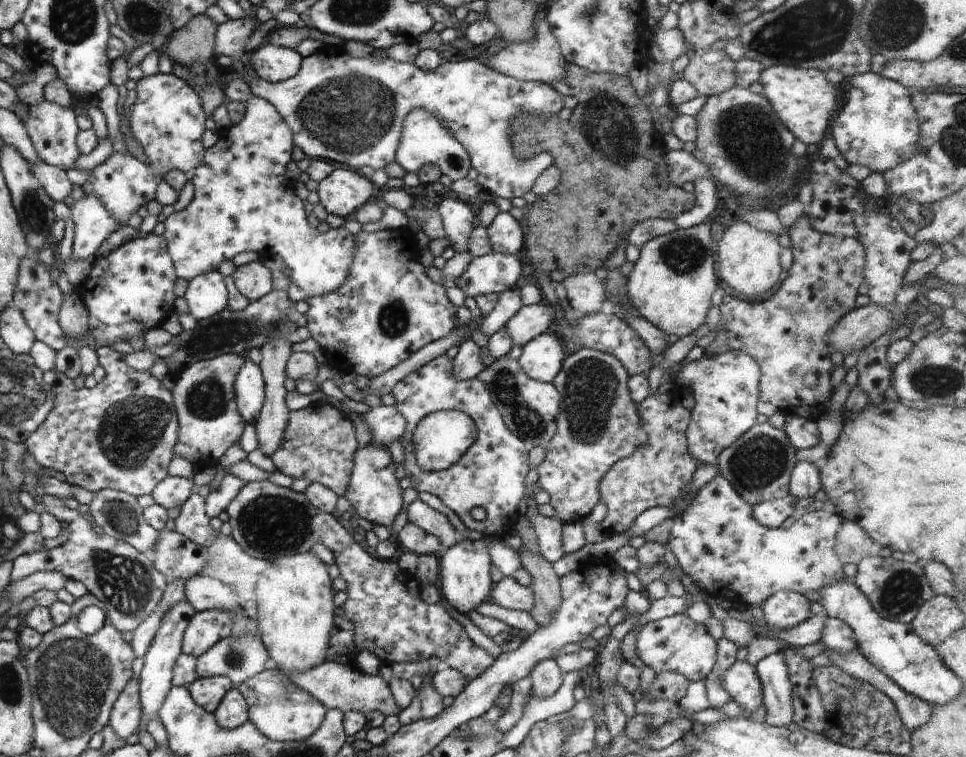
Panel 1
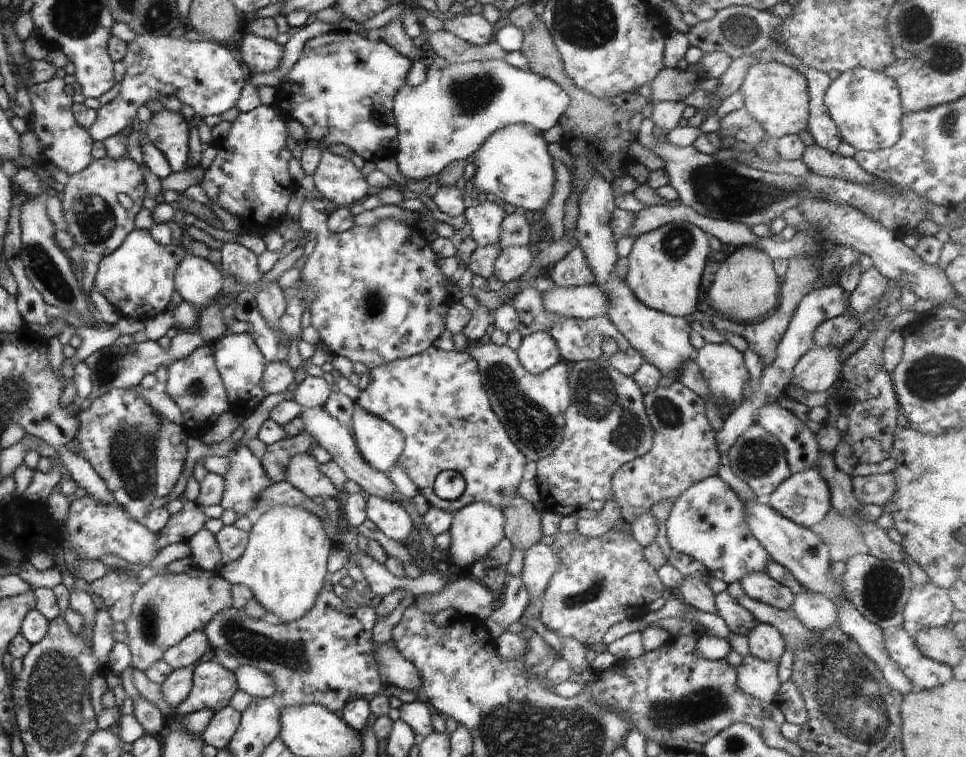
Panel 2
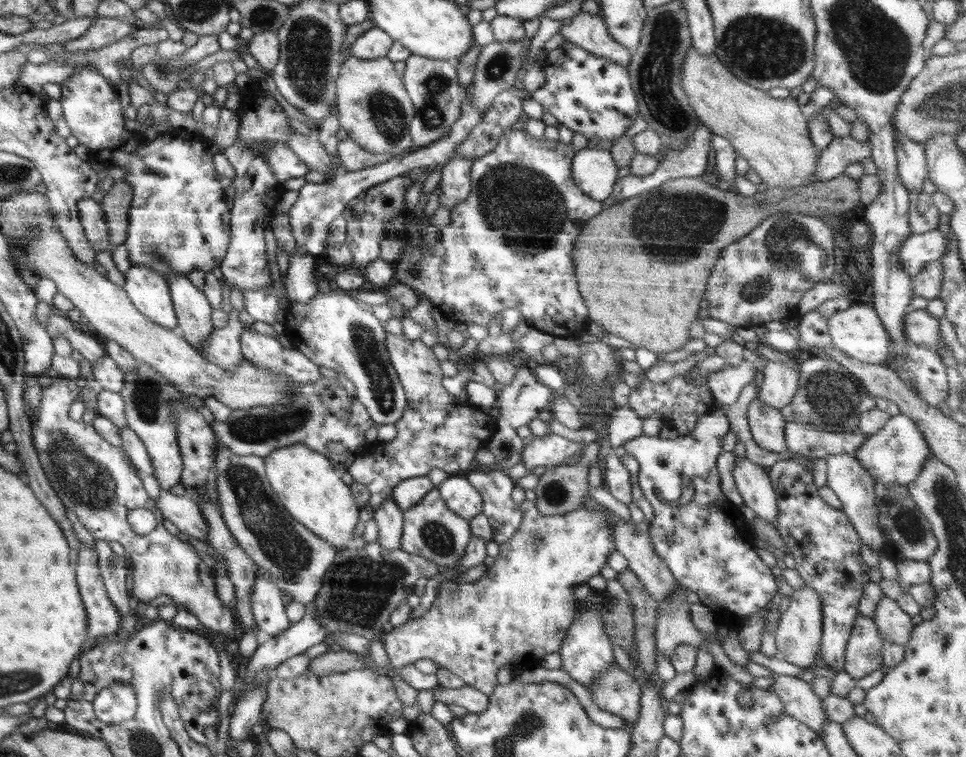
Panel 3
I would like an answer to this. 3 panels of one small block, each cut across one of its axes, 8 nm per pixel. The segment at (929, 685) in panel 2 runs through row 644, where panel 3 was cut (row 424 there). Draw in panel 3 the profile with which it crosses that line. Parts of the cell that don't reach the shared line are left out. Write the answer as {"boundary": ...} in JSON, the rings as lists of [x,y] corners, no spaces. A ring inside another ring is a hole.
{"boundary":[[[902,413],[891,416],[878,432],[869,435],[858,449],[856,456],[875,483],[906,486],[921,474],[922,467],[930,457],[930,447],[918,425]]]}

